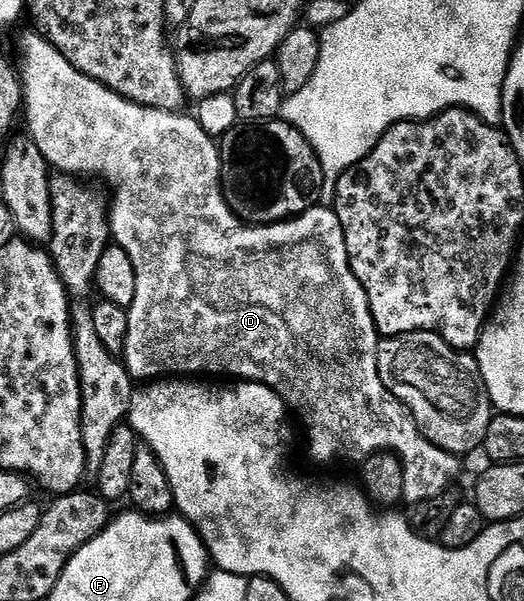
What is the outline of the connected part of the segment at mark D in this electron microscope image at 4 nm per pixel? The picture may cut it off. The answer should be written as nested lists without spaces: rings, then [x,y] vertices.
[[[30,30],[19,40],[19,60],[17,71],[23,88],[22,115],[27,115],[26,131],[37,142],[48,165],[56,173],[72,178],[100,176],[115,191],[109,202],[109,236],[133,262],[135,271],[135,297],[127,308],[127,333],[123,343],[121,361],[135,382],[154,382],[160,378],[195,378],[198,372],[208,372],[211,376],[235,376],[236,381],[264,384],[282,398],[284,405],[292,413],[299,415],[301,423],[307,427],[307,452],[319,464],[331,464],[334,460],[356,460],[362,462],[378,452],[389,452],[398,456],[403,467],[403,500],[408,505],[425,502],[434,496],[444,495],[447,488],[459,476],[460,457],[453,452],[441,450],[436,444],[423,439],[423,433],[411,419],[406,406],[385,387],[379,373],[379,349],[381,337],[375,328],[371,307],[367,301],[361,282],[353,274],[351,259],[345,246],[345,234],[337,218],[334,207],[312,206],[300,216],[289,220],[279,220],[275,224],[250,225],[243,223],[231,213],[231,207],[223,196],[219,144],[205,130],[201,130],[194,115],[183,116],[179,112],[163,112],[159,108],[146,108],[118,96],[92,76],[86,76],[68,62],[58,50],[38,31]]]

